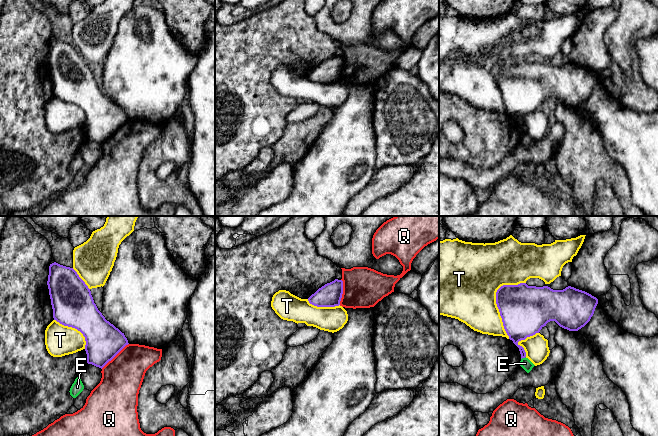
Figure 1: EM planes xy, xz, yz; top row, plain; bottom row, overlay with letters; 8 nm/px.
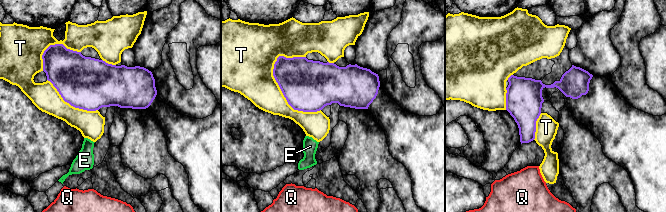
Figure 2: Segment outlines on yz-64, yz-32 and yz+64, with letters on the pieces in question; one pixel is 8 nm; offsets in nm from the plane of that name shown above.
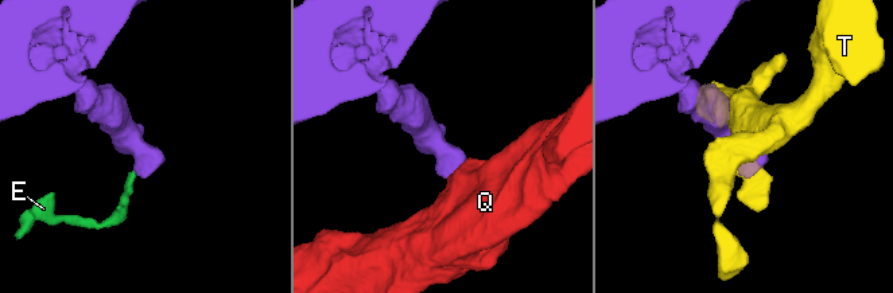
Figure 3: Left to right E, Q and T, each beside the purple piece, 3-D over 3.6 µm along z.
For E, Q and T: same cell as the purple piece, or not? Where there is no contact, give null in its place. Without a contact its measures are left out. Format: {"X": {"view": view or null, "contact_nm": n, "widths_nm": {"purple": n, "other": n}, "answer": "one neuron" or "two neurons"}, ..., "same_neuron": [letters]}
{"E": {"view": "yz", "contact_nm": 50, "widths_nm": {"purple": 220, "other": 90}, "answer": "two neurons"}, "Q": {"view": "xy", "contact_nm": 300, "widths_nm": {"purple": 300, "other": 320}, "answer": "two neurons"}, "T": {"view": "yz", "contact_nm": 480, "widths_nm": {"purple": 380, "other": 460}, "answer": "two neurons"}, "same_neuron": []}

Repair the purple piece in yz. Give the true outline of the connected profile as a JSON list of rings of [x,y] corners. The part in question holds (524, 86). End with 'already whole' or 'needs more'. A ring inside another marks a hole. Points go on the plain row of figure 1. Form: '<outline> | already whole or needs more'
[[[520,59],[518,61],[501,62],[496,68],[496,80],[502,94],[504,105],[509,115],[519,124],[522,135],[526,133],[526,128],[524,124],[518,120],[519,117],[539,109],[550,97],[555,97],[560,103],[569,107],[578,107],[590,97],[598,80],[598,75],[585,67],[571,62],[563,66],[553,66],[548,62],[536,63],[528,62],[526,59]]] | already whole

